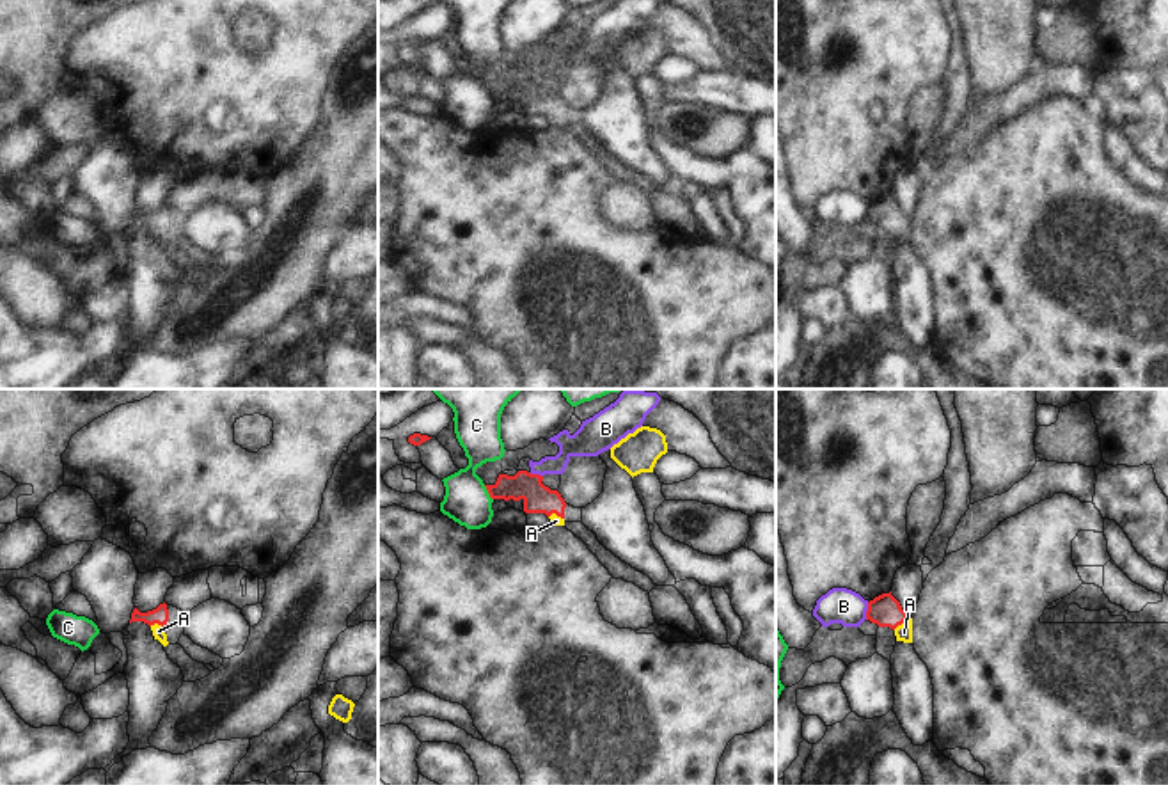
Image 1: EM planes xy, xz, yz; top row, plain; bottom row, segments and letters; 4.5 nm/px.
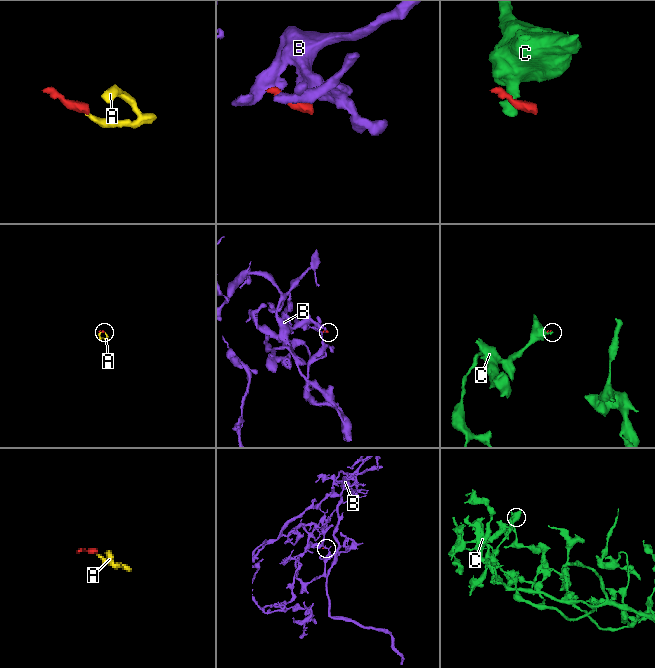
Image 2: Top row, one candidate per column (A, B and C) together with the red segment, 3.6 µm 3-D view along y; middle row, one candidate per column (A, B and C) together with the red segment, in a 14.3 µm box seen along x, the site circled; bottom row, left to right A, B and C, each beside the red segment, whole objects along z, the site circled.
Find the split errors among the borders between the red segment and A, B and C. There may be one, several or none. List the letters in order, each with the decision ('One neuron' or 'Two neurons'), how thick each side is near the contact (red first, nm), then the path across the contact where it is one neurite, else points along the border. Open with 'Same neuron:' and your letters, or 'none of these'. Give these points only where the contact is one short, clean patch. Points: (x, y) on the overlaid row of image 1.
Same neuron: A
A: One neuron. Thickness 140 nm (red) against 80 nm. Path across: yz (884, 610), (900, 624), (904, 633)
B: Two neurons. Thickness 140 nm (red) against 160 nm
C: Two neurons. Thickness 130 nm (red) against 200 nm. Boundary: xz (483, 485), (492, 499).

